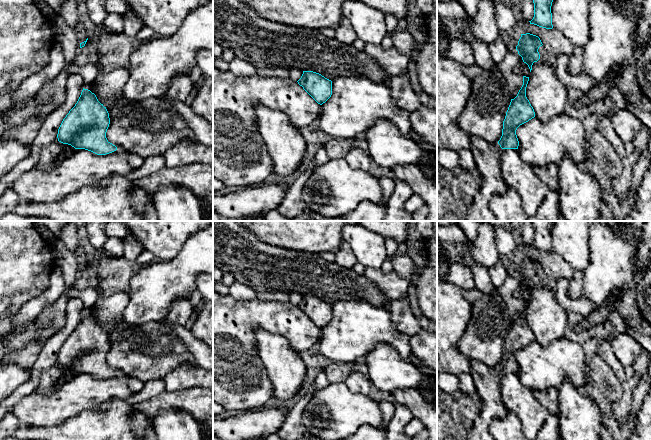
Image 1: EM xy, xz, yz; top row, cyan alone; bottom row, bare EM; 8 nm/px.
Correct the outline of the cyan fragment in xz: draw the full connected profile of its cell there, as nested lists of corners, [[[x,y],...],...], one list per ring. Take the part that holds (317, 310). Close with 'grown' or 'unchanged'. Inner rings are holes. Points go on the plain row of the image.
[[[303,295],[297,306],[320,329],[332,319],[332,305],[319,297]]] | unchanged

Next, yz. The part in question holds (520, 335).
[[[523,300],[523,309],[517,320],[511,323],[503,345],[502,360],[497,367],[490,367],[478,360],[470,361],[470,375],[482,401],[482,410],[475,419],[467,440],[494,440],[489,433],[489,424],[504,417],[508,411],[500,395],[503,373],[518,373],[517,352],[535,341],[535,336],[526,321],[529,301]]] | grown

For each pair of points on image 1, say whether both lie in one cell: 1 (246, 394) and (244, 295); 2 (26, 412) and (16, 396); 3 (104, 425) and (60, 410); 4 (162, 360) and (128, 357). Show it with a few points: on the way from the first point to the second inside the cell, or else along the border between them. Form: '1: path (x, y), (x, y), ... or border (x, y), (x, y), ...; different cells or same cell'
1: border (228, 294), (239, 300), (252, 300), (256, 298); different cells
2: border (37, 386), (25, 395), (10, 411); different cells
3: border (97, 407), (81, 411), (54, 426); different cells
4: path (154, 357), (136, 357); same cell

